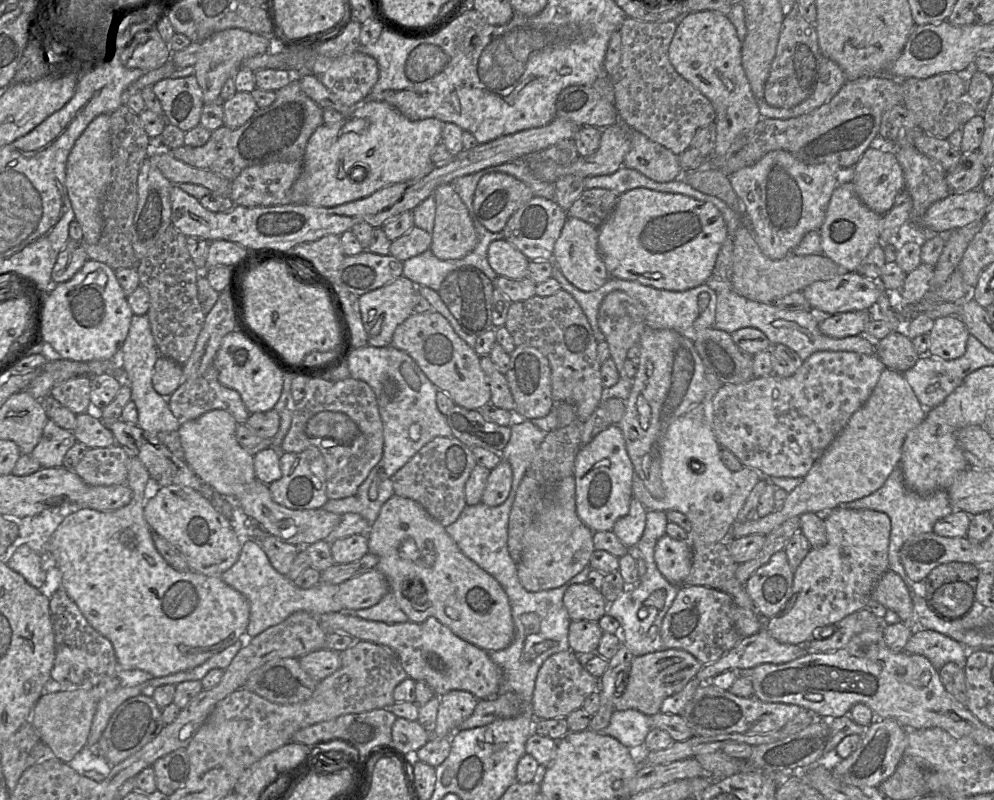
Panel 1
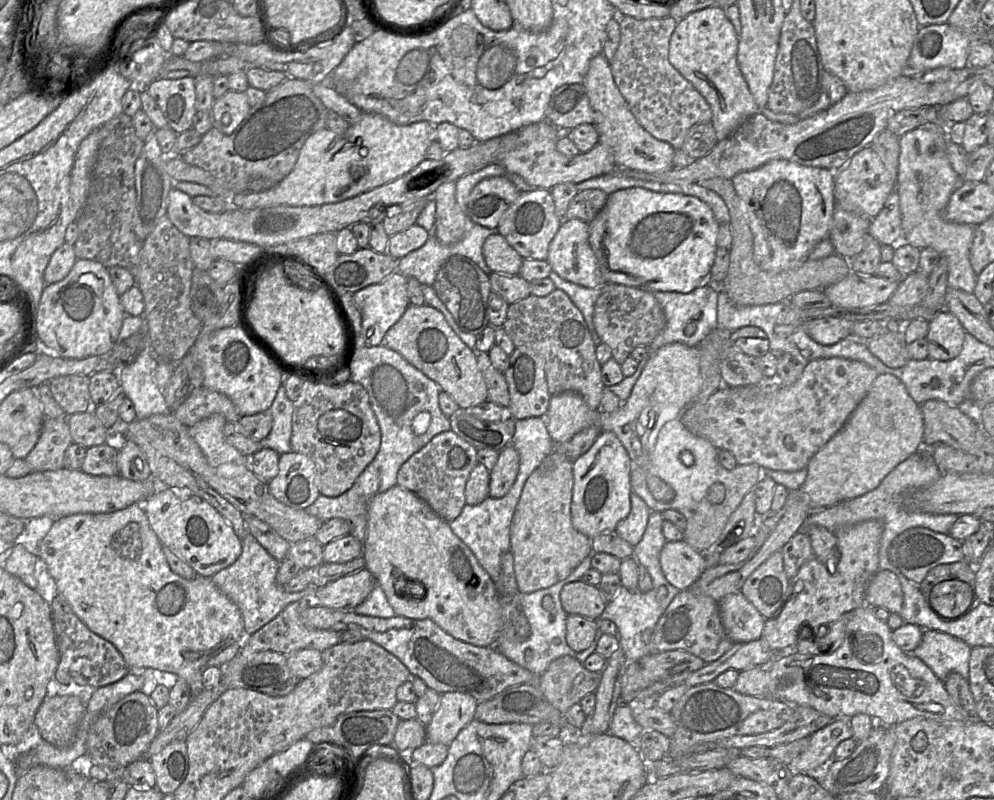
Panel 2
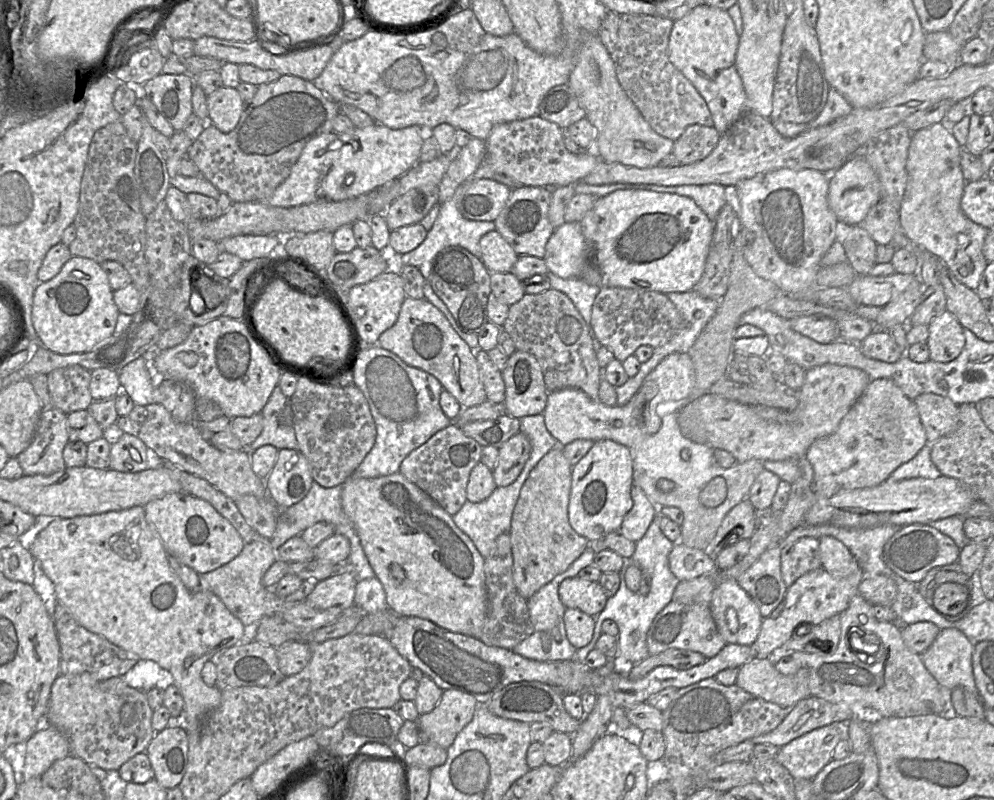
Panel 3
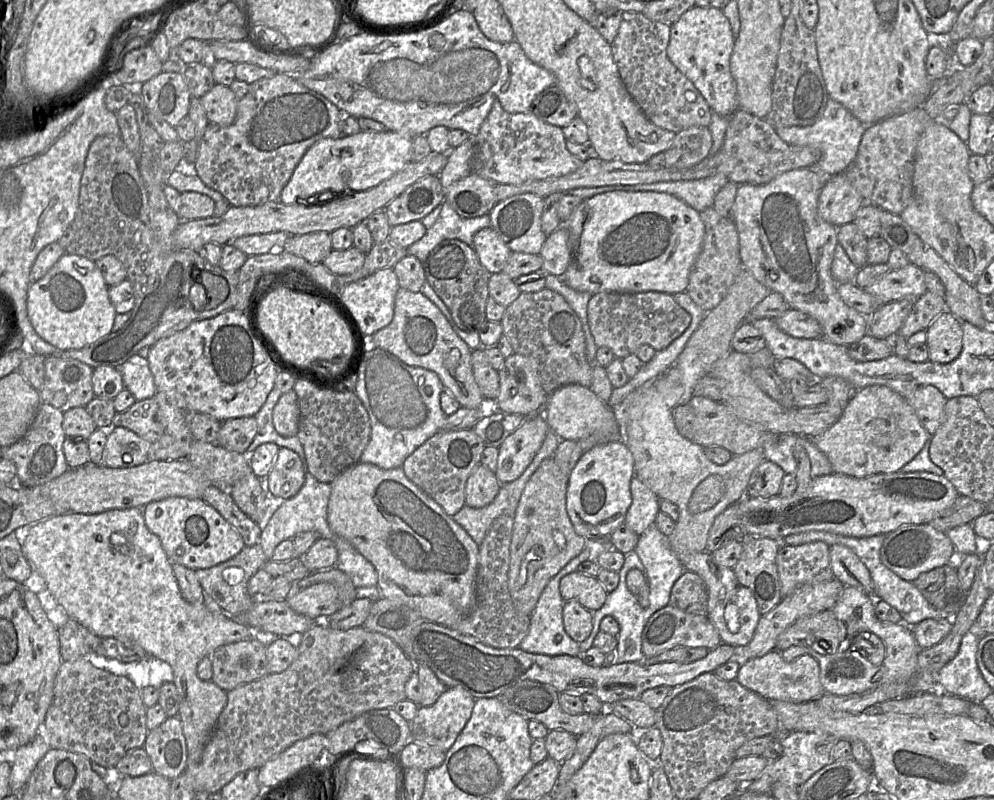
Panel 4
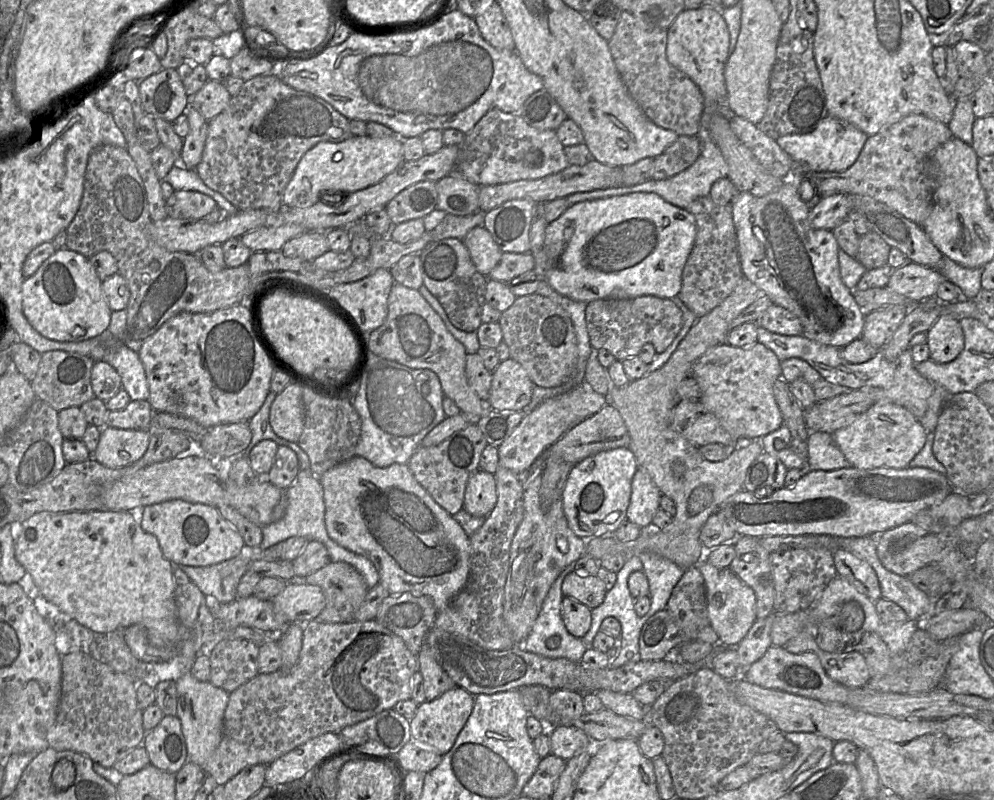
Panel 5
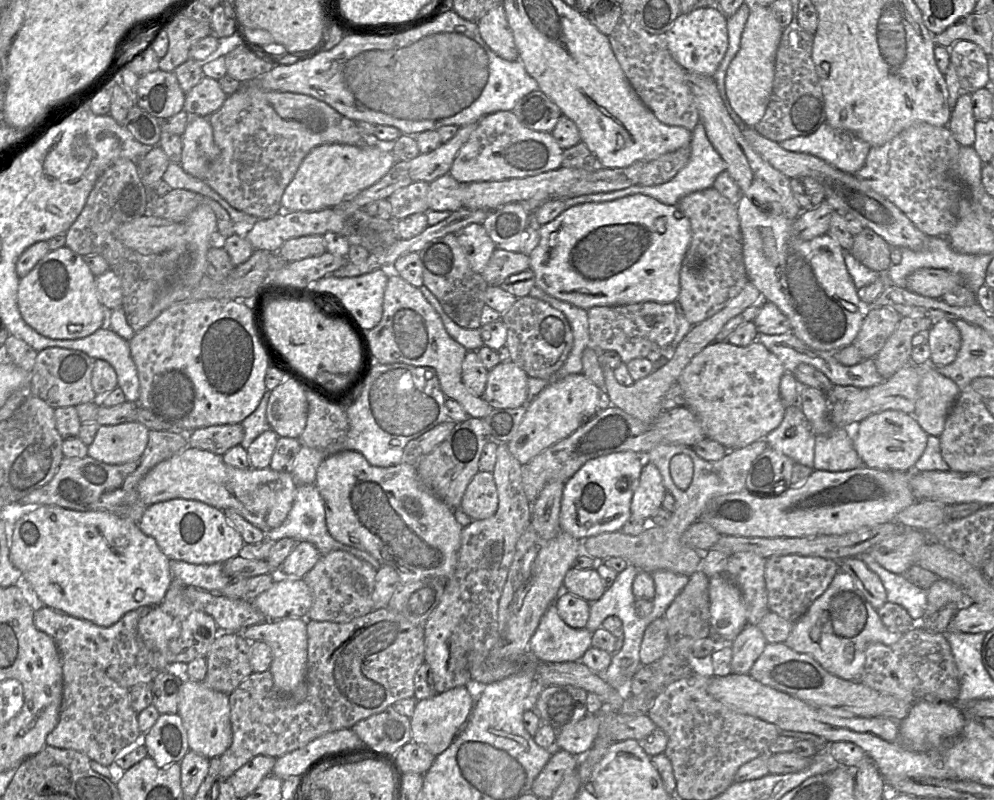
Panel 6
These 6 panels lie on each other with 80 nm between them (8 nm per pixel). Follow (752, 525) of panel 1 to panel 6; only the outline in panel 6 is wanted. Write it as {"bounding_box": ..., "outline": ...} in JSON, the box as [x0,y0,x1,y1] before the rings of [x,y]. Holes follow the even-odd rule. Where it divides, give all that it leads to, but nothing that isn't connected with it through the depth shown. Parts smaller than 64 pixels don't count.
{"bounding_box":[853,410,928,471],"outline":[[[885,410],[859,422],[853,430],[854,447],[868,468],[892,471],[912,471],[923,454],[928,435],[915,417],[899,410]]]}

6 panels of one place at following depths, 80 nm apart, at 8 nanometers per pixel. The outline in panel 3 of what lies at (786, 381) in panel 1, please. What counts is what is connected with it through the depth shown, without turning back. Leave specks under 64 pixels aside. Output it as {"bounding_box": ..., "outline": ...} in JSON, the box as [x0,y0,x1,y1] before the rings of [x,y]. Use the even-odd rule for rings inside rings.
{"bounding_box":[676,364,870,462],"outline":[[[825,364],[806,370],[799,392],[799,404],[789,412],[789,421],[773,422],[762,418],[754,406],[706,393],[676,412],[680,431],[689,440],[731,453],[736,462],[751,459],[781,461],[804,457],[812,443],[832,434],[844,416],[861,397],[870,383],[861,369]]]}

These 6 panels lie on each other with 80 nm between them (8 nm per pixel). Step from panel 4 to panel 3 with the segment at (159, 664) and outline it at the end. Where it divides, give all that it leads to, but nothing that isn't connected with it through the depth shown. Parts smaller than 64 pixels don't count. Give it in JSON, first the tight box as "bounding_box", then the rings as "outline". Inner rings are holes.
{"bounding_box":[118,660,174,694],"outline":[[[139,660],[127,673],[118,677],[145,694],[154,687],[165,690],[174,685],[173,675],[152,660]]]}

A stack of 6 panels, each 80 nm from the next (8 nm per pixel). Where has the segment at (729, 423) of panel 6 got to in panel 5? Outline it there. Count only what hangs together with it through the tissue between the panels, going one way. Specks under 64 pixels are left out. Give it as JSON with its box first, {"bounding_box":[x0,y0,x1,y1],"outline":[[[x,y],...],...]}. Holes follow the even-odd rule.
{"bounding_box":[691,341,784,441],"outline":[[[727,341],[708,349],[693,364],[691,376],[697,381],[702,404],[739,441],[760,440],[784,424],[773,387],[781,376],[781,361],[757,341],[748,347],[734,347]]]}

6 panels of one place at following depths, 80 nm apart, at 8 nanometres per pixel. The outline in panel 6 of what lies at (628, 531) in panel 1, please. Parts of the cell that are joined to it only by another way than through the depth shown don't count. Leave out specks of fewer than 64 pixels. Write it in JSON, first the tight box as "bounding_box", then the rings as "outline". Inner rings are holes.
{"bounding_box":[631,461,667,519],"outline":[[[644,461],[639,484],[631,502],[631,514],[643,519],[651,518],[661,507],[667,490],[659,469],[650,461]]]}

